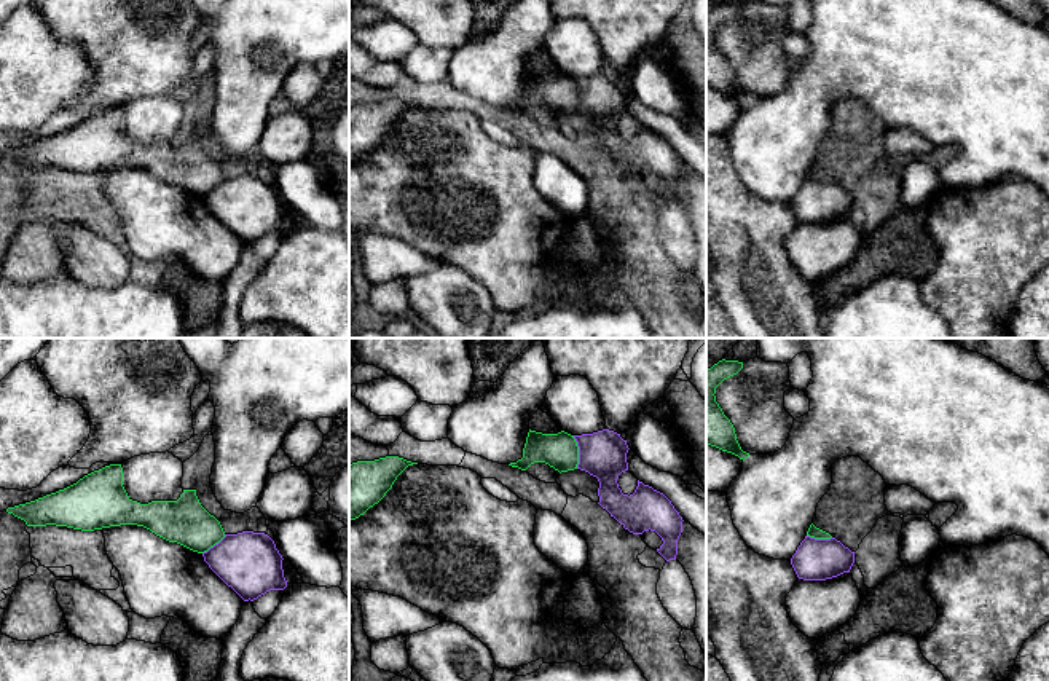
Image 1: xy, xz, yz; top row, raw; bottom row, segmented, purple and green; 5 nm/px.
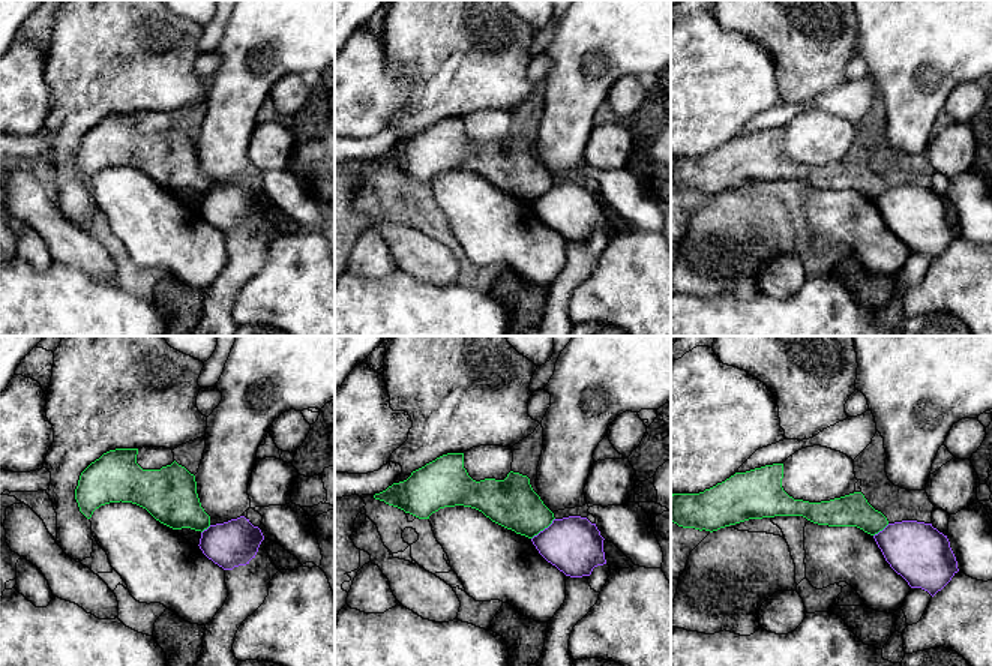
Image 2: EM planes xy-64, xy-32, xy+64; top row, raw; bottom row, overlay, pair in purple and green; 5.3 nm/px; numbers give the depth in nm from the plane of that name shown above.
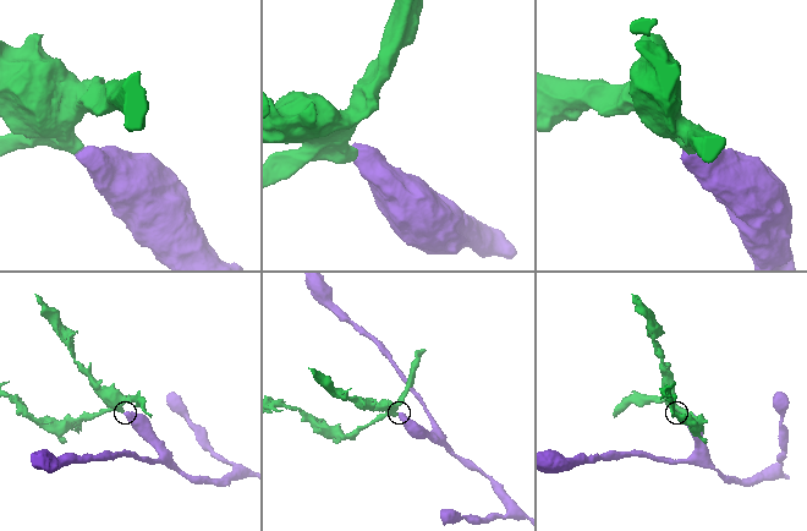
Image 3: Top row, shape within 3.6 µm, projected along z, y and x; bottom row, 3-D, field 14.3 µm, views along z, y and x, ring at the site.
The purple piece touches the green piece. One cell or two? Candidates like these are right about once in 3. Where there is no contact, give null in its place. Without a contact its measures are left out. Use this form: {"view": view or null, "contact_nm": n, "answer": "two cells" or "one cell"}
{"view": "xz", "contact_nm": 170, "answer": "two cells"}

